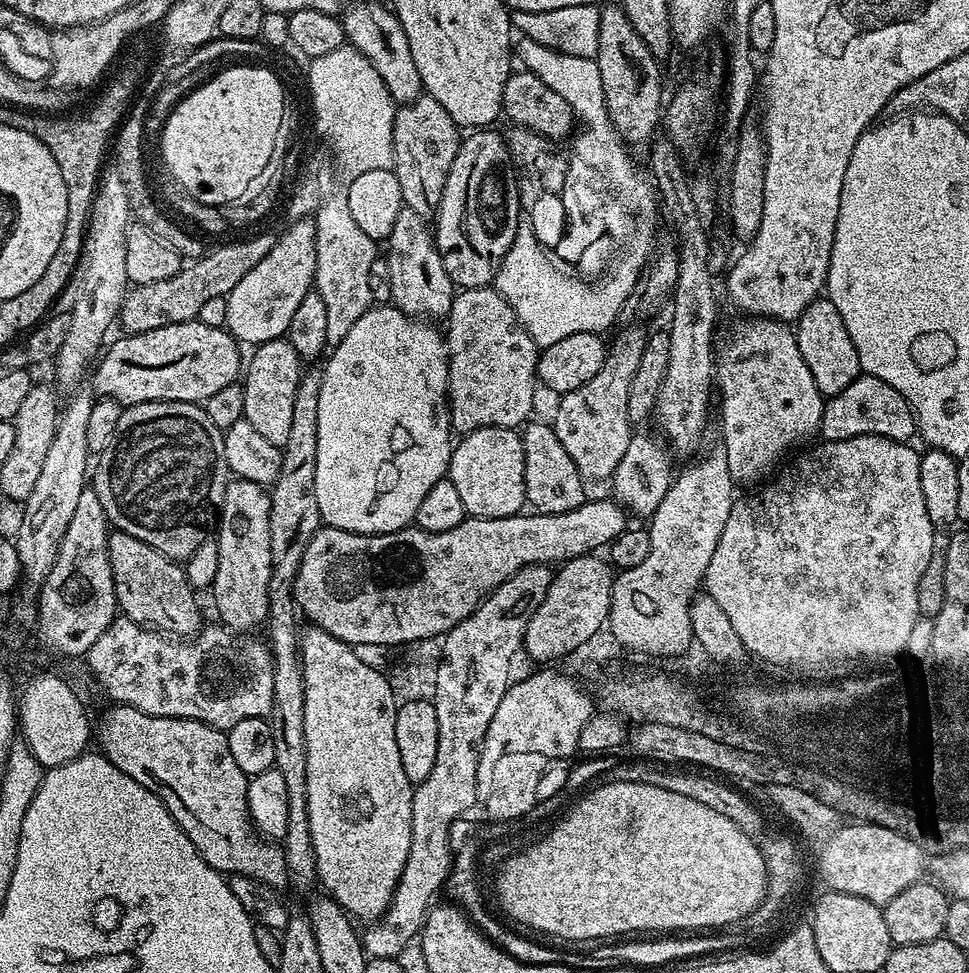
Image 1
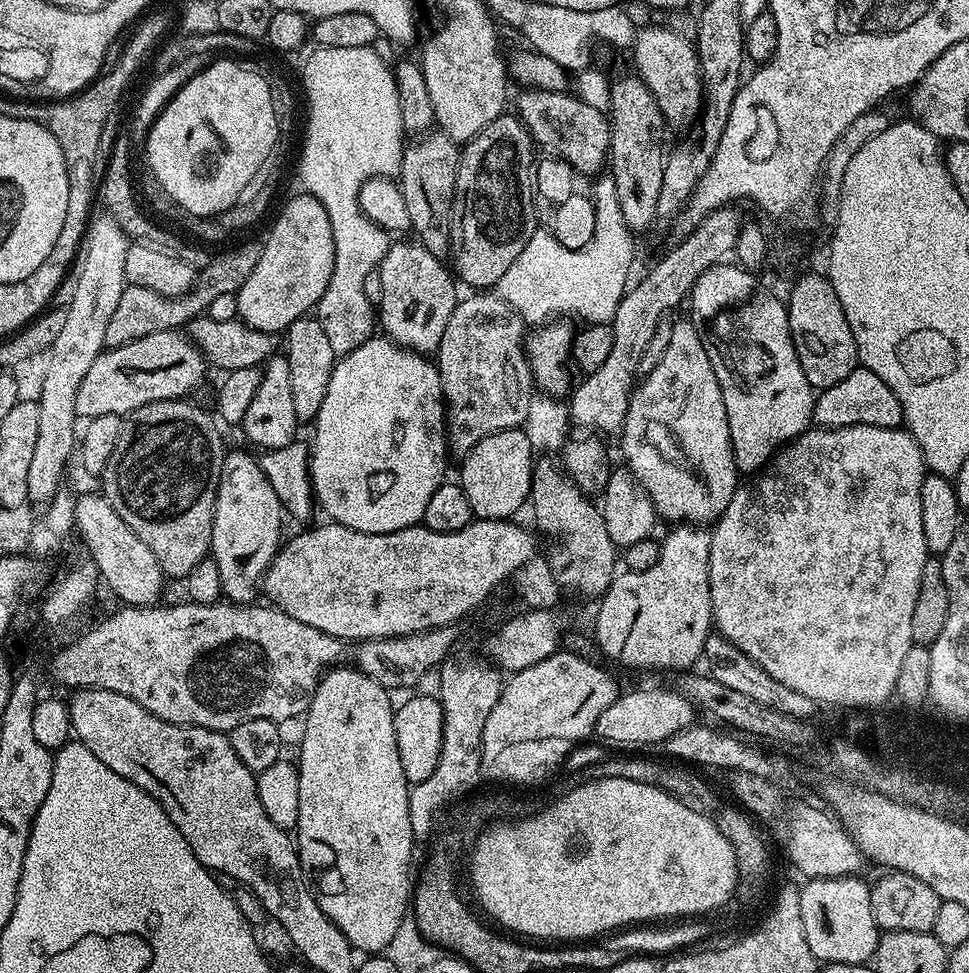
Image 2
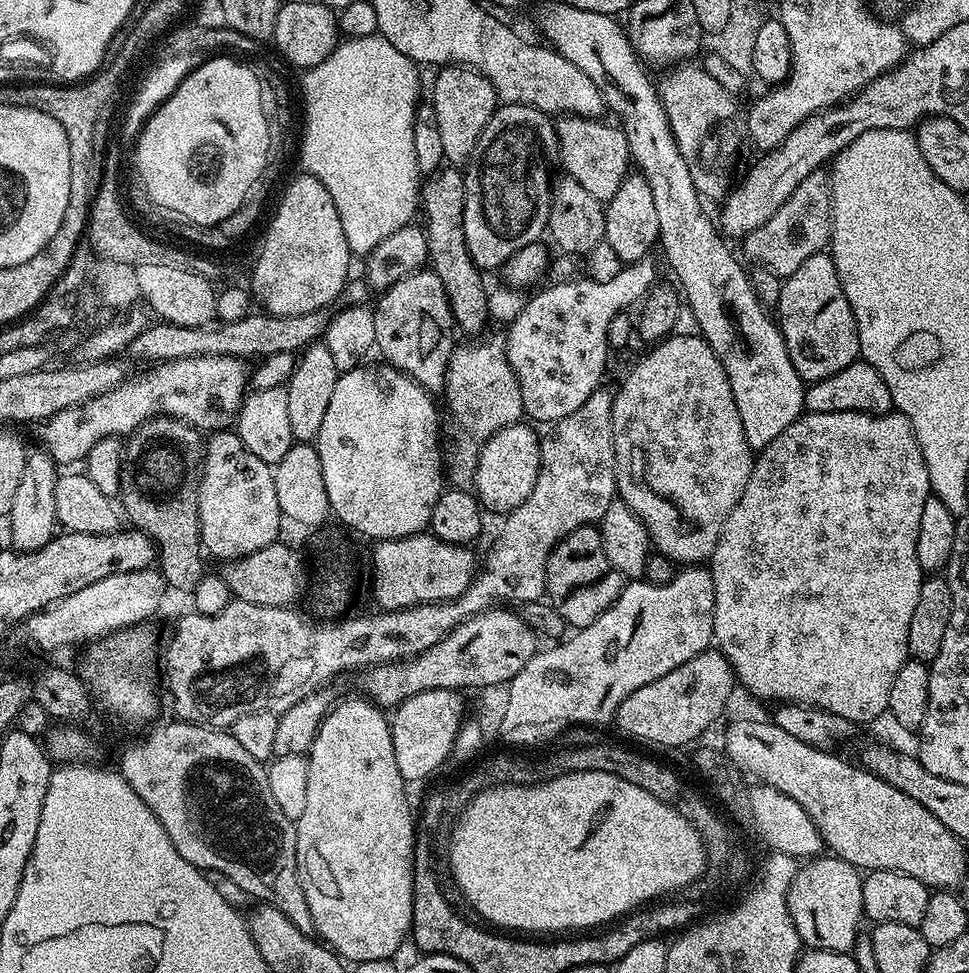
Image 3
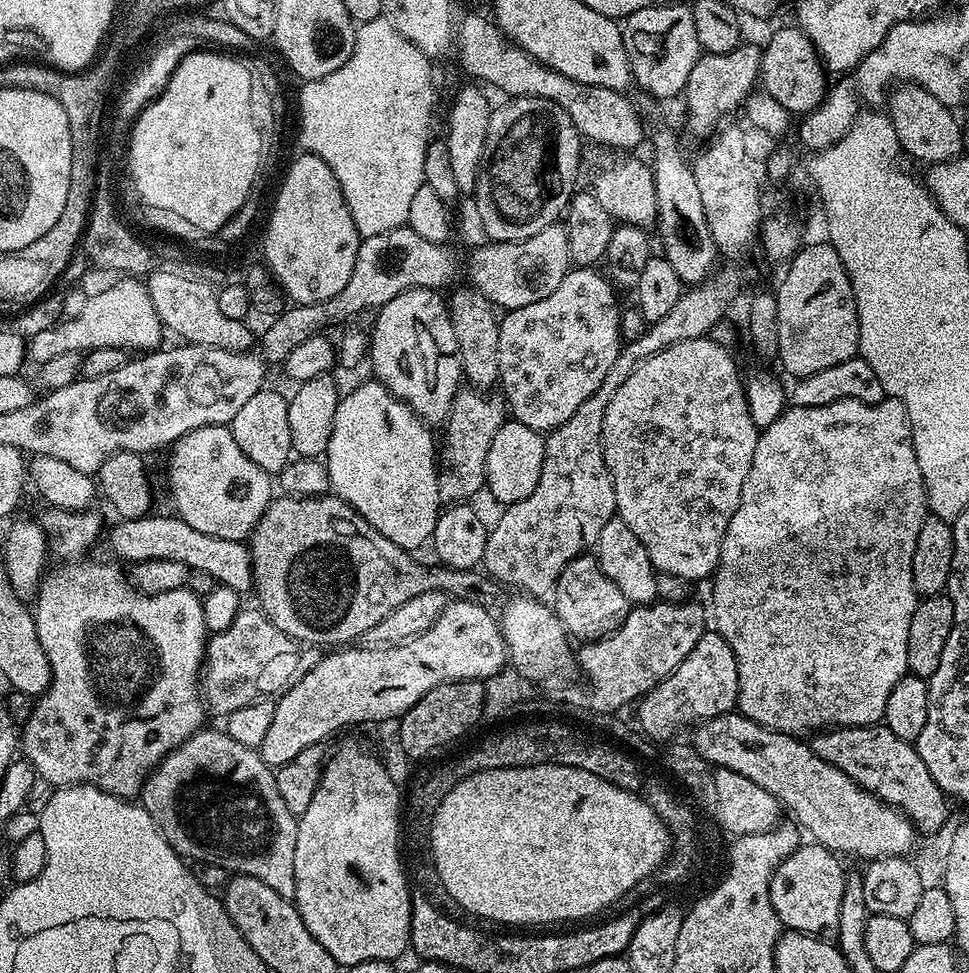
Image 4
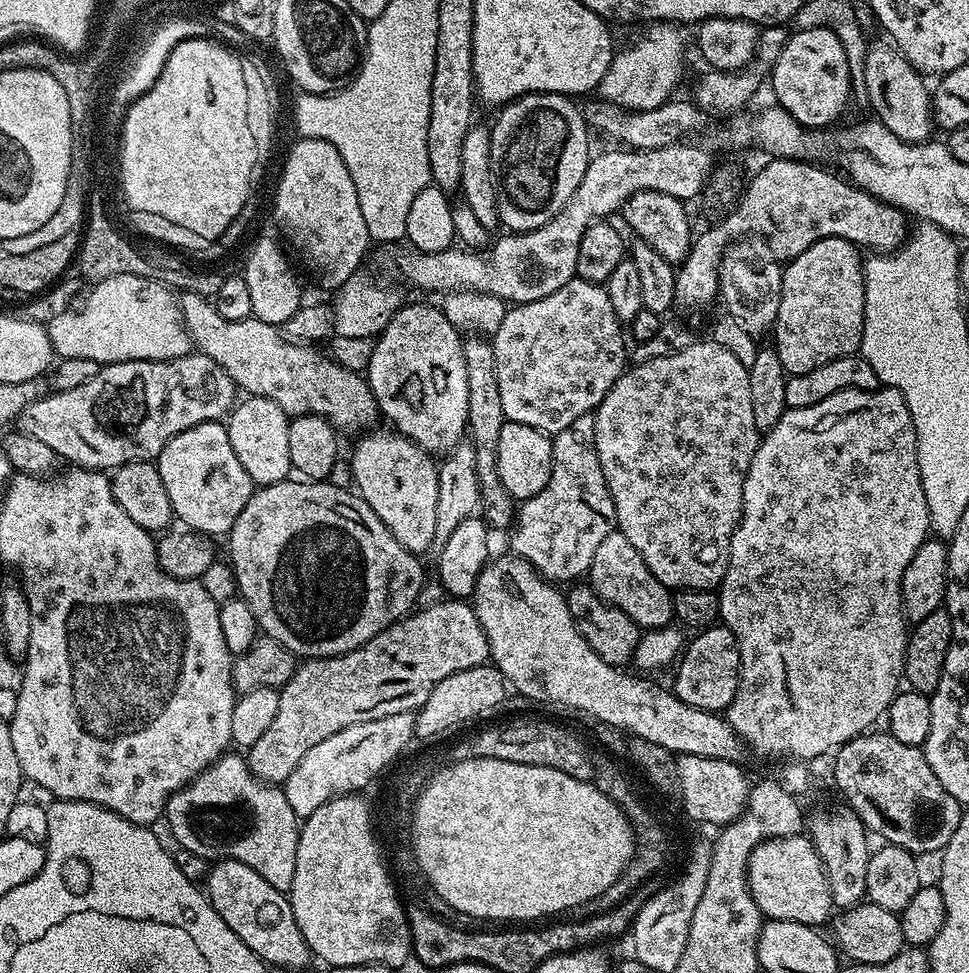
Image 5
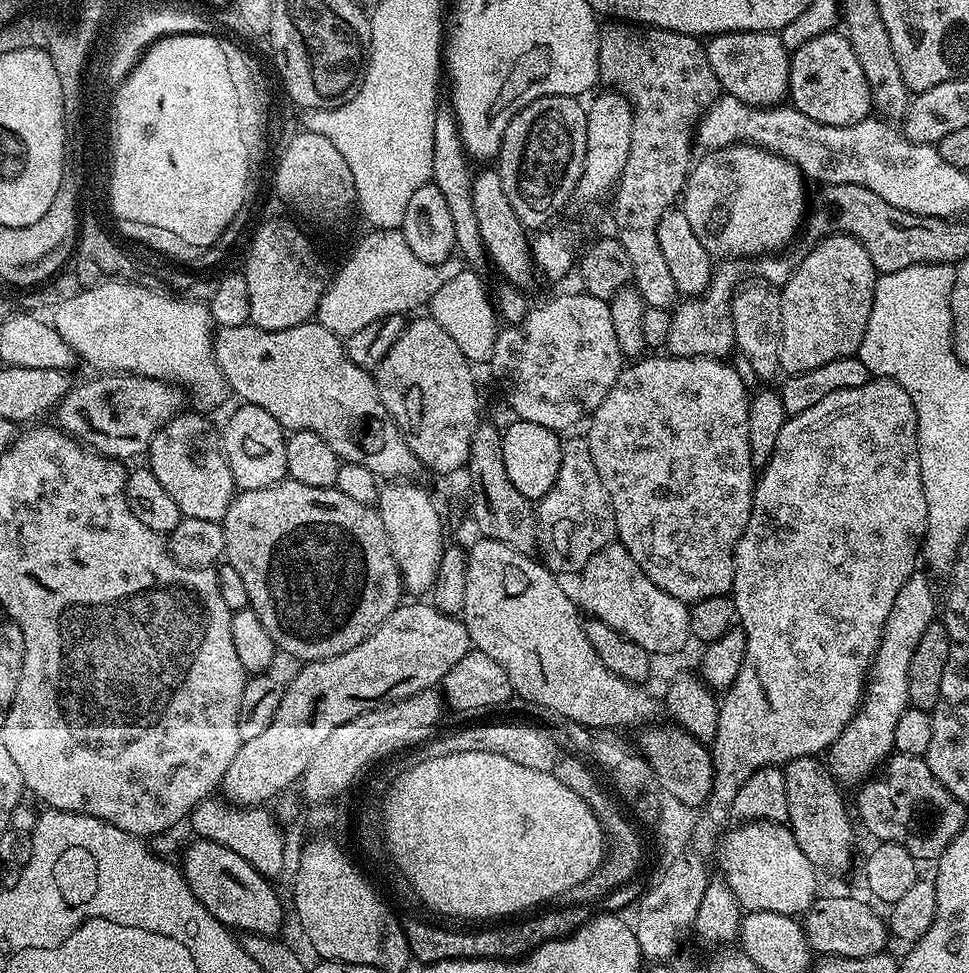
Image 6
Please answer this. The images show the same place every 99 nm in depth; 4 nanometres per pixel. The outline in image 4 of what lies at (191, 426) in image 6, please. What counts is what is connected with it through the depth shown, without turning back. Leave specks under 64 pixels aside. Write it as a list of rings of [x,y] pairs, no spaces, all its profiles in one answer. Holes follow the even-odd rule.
[[[215,424],[190,430],[168,454],[168,488],[176,503],[175,515],[210,538],[247,541],[274,499],[274,480],[242,454],[231,427]]]

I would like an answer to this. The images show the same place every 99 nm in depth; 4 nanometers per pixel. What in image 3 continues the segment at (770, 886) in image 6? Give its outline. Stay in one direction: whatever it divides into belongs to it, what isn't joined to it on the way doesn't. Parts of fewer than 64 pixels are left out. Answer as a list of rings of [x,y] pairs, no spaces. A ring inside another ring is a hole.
[[[821,854],[796,869],[788,890],[788,913],[800,935],[801,945],[818,950],[851,953],[856,937],[861,935],[860,920],[864,916],[862,906],[862,872],[841,856]]]

